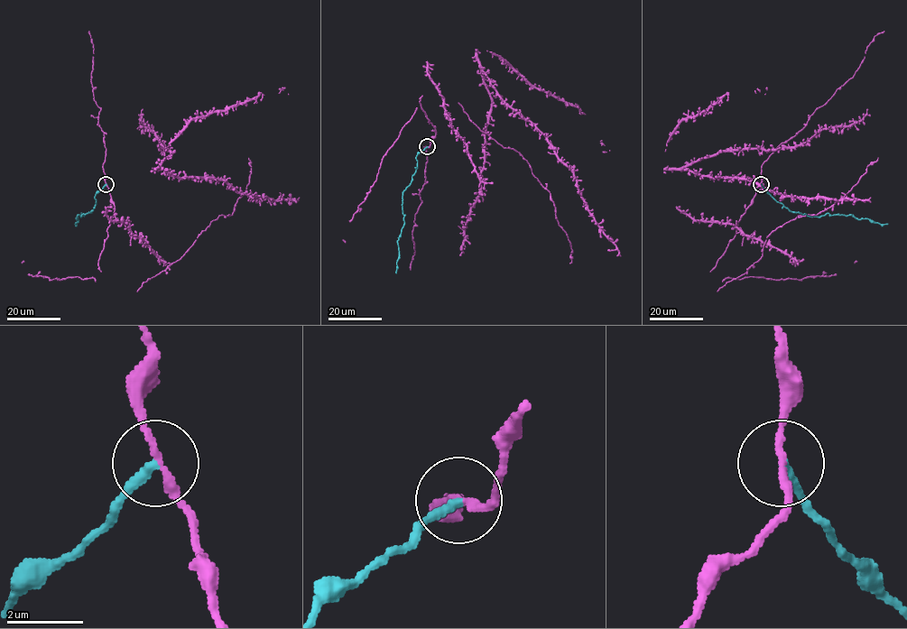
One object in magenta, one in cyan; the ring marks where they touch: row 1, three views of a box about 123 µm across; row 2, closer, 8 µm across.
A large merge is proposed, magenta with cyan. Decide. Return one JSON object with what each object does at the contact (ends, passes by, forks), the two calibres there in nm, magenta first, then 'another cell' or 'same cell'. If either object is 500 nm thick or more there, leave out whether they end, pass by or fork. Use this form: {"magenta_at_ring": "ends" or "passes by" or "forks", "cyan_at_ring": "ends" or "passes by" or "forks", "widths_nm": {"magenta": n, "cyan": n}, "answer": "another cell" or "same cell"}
{"magenta_at_ring": "passes by", "cyan_at_ring": "ends", "widths_nm": {"magenta": 190, "cyan": 240}, "answer": "another cell"}

